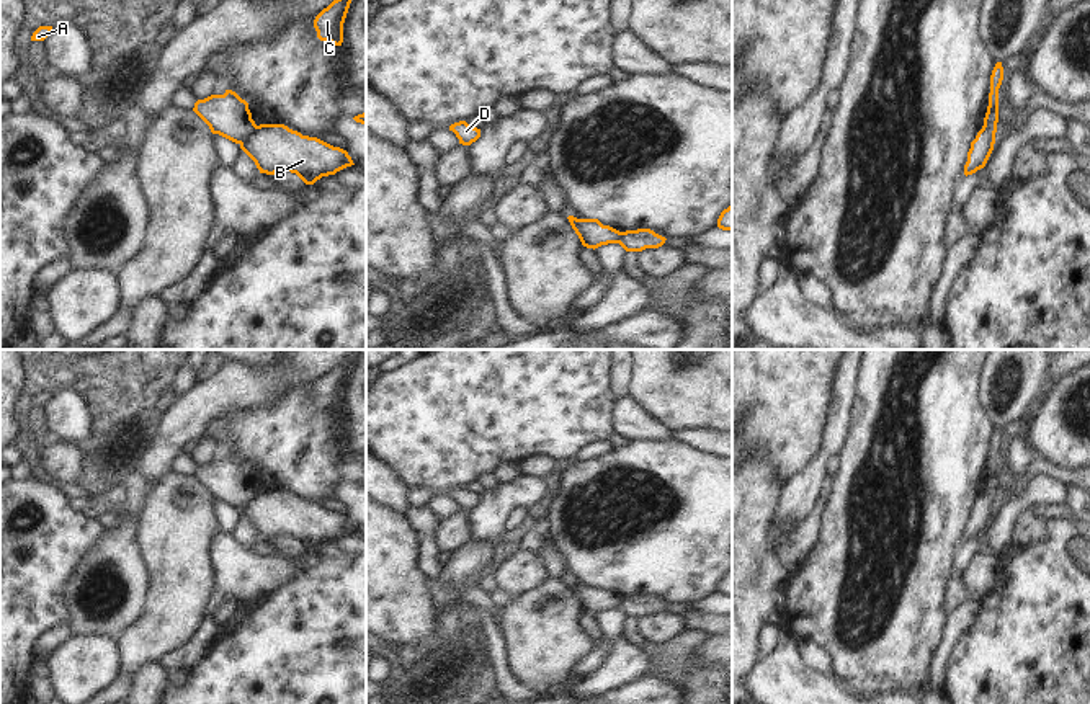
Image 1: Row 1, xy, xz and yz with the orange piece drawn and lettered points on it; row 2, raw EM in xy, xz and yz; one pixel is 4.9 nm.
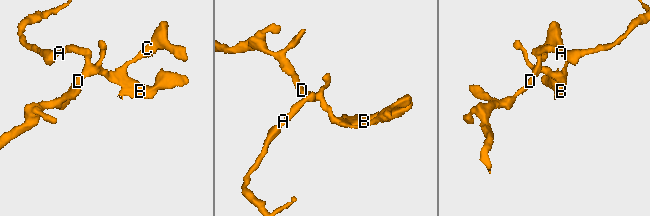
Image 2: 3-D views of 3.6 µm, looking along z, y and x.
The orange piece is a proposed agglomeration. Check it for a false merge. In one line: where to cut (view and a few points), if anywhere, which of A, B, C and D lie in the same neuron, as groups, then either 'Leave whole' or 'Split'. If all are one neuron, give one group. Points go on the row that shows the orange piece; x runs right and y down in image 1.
Split along xy (257, 126), (241, 144). Groups: A C D / B. Split

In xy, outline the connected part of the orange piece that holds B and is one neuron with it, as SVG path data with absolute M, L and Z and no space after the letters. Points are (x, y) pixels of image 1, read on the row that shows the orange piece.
M260 124L240 149L260 173L296 173L306 185L355 165L346 150L317 137L302 136L284 124Z

